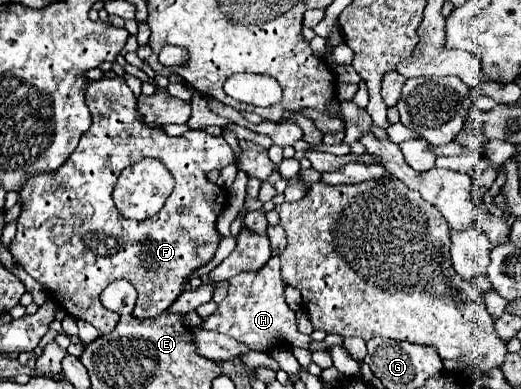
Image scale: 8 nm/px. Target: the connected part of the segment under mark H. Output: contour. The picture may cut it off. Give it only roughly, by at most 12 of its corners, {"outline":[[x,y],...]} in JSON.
{"outline":[[280,256],[228,280],[202,328],[254,352],[308,348],[284,300]]}

